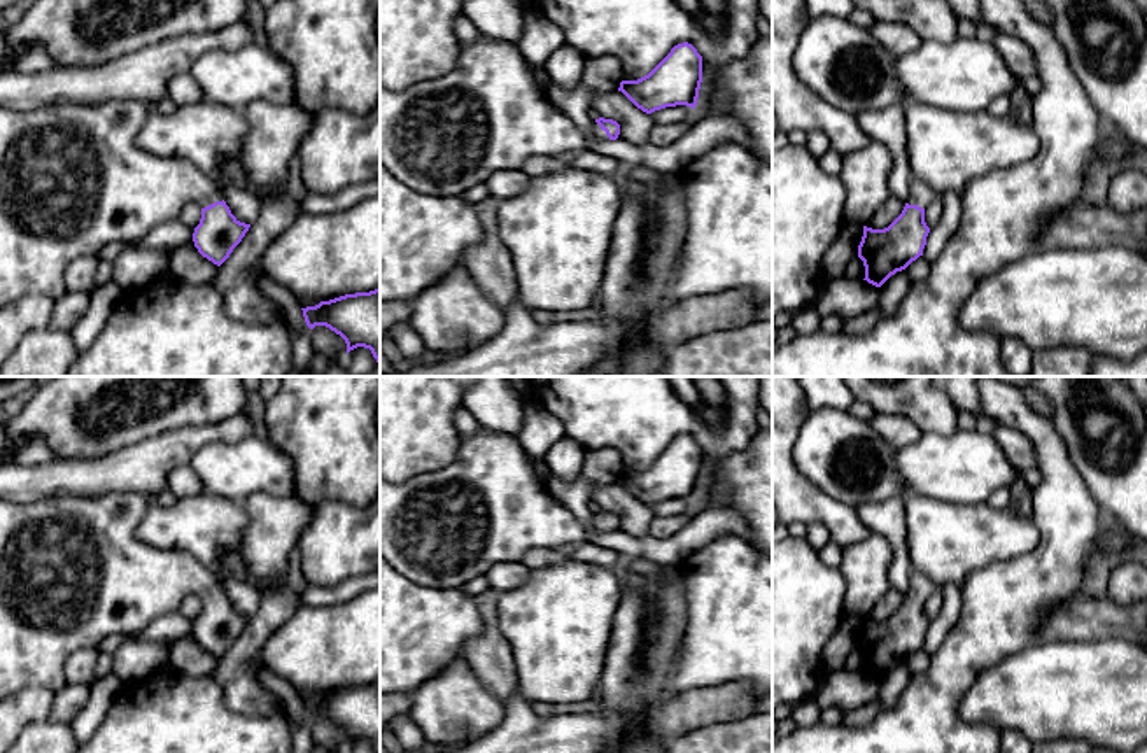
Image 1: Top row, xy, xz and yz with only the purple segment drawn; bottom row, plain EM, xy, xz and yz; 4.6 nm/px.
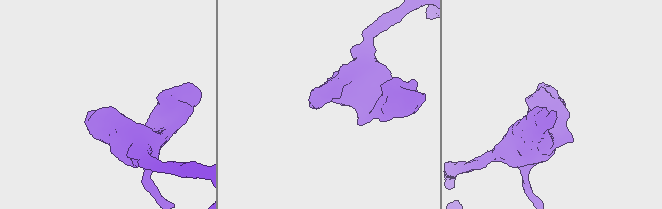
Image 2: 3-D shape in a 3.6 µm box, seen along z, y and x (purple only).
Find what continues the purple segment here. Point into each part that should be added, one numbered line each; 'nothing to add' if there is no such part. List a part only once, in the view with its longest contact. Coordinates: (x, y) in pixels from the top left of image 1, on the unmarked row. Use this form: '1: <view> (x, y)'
1: xy (72, 571)

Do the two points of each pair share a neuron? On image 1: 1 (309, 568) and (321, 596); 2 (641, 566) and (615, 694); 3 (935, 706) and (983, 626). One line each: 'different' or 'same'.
1: different
2: same
3: same

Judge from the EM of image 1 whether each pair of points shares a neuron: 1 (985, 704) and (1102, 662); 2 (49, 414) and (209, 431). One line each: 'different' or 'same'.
1: same
2: different

